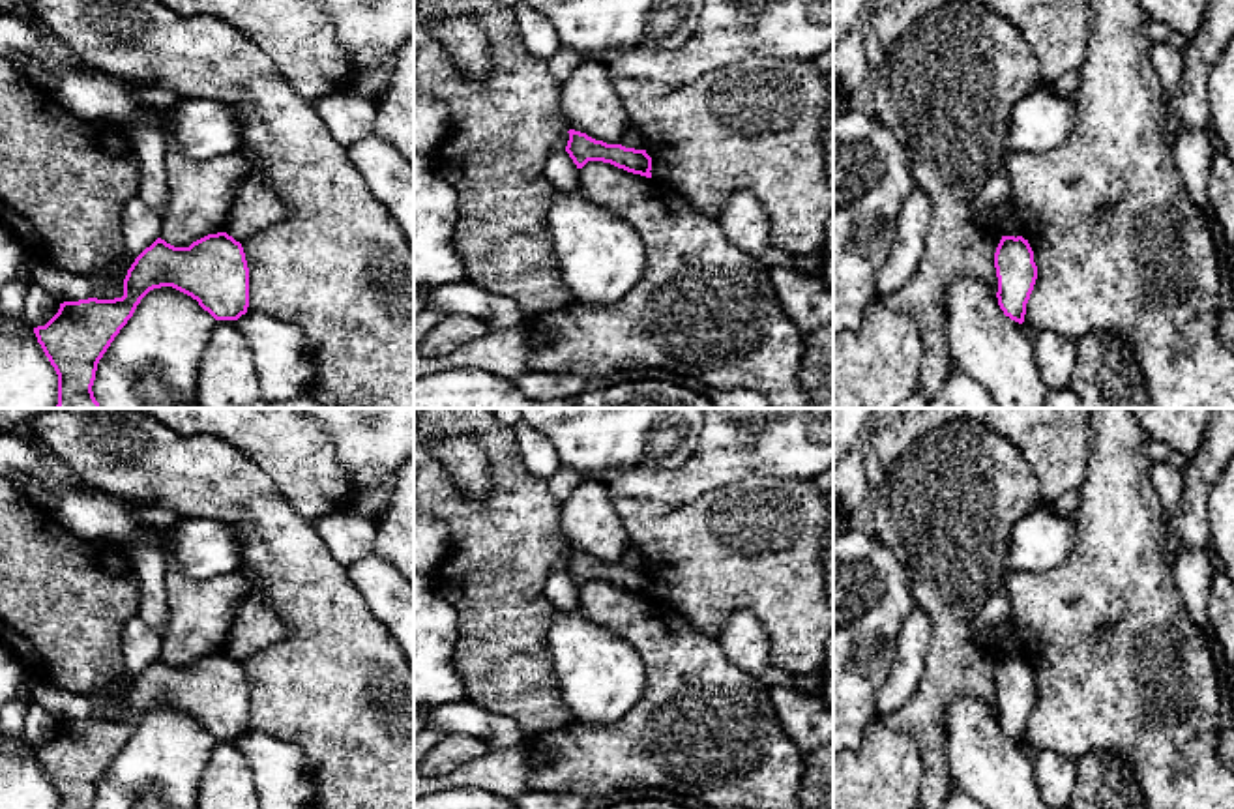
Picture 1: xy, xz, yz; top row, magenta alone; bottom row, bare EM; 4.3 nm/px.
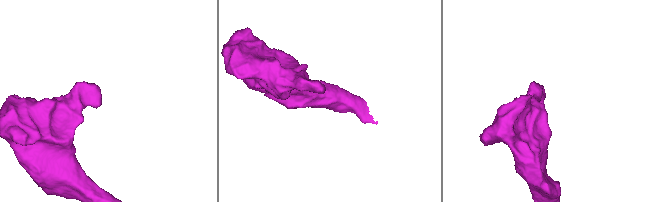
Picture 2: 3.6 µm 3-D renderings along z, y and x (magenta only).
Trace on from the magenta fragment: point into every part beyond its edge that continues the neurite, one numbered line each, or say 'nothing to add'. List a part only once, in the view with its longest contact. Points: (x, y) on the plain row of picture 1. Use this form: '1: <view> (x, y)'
nothing to add

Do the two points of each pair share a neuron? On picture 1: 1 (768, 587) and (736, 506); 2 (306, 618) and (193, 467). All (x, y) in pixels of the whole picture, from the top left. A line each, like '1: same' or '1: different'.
1: same
2: same

